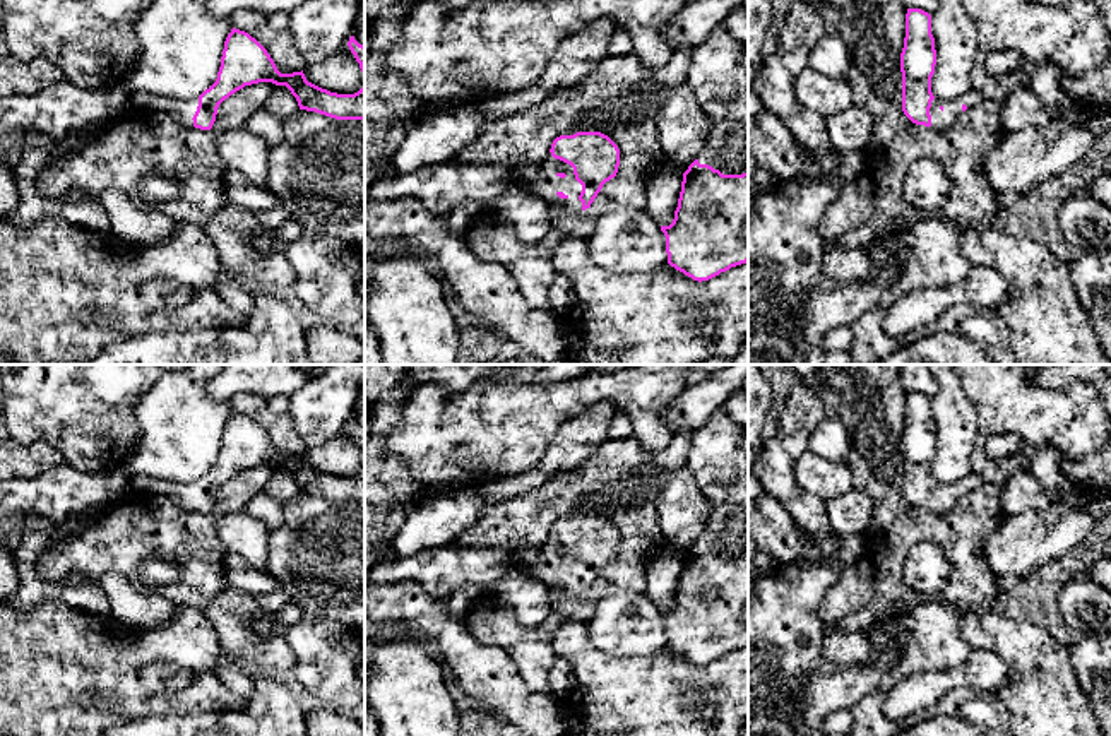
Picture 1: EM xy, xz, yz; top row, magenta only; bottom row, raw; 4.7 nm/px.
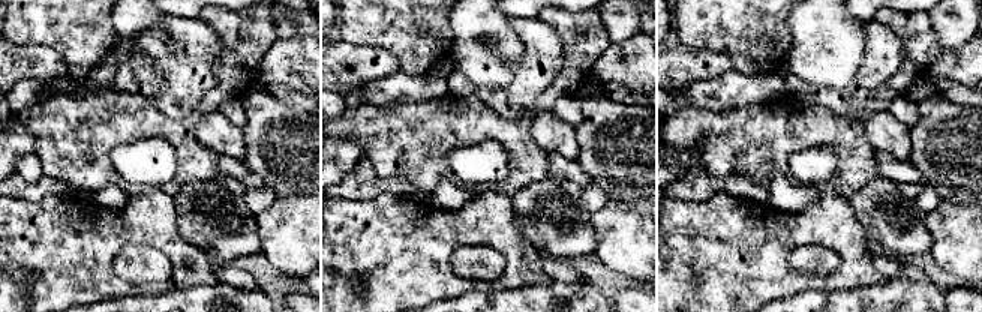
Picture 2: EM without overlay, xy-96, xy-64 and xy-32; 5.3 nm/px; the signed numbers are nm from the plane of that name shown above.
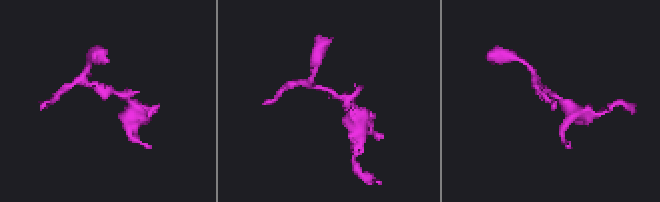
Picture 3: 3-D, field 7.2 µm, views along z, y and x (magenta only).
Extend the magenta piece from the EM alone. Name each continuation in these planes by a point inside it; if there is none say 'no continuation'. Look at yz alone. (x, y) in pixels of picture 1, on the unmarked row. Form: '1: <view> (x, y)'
1: yz (940, 504)

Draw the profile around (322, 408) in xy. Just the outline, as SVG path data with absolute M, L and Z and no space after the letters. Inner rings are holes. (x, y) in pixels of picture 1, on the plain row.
M329 365L289 397L296 433L317 448L344 431L365 389L365 365Z

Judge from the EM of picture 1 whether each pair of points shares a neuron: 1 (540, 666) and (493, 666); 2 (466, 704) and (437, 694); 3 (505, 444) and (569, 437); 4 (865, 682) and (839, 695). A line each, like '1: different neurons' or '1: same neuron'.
1: different neurons
2: different neurons
3: different neurons
4: same neuron

